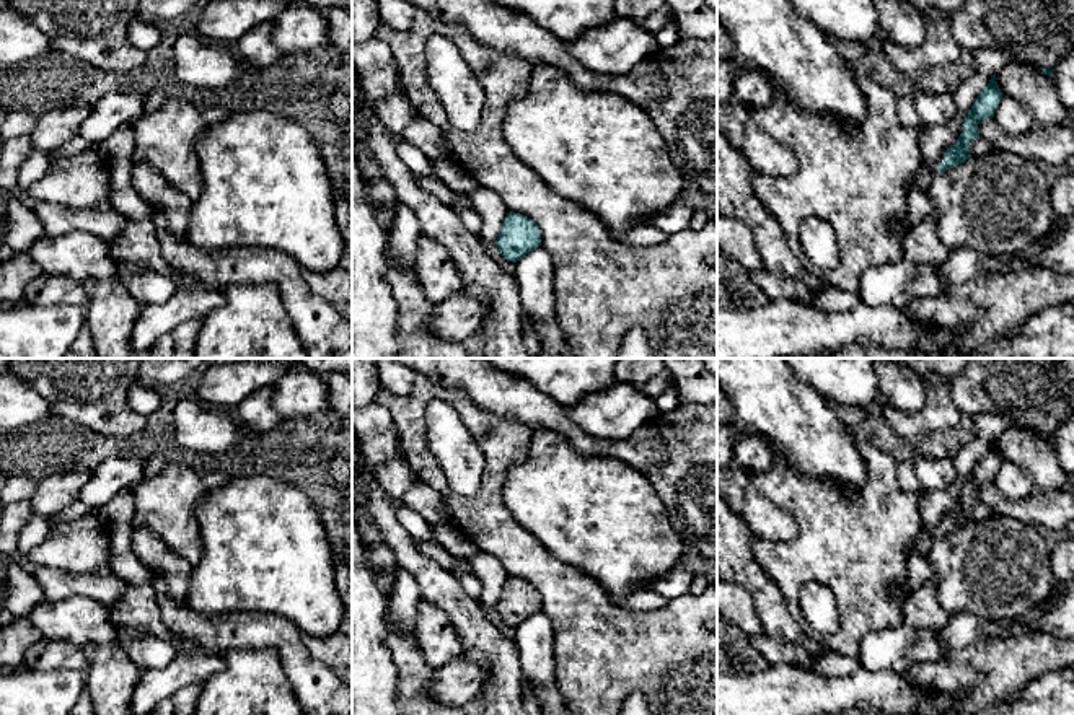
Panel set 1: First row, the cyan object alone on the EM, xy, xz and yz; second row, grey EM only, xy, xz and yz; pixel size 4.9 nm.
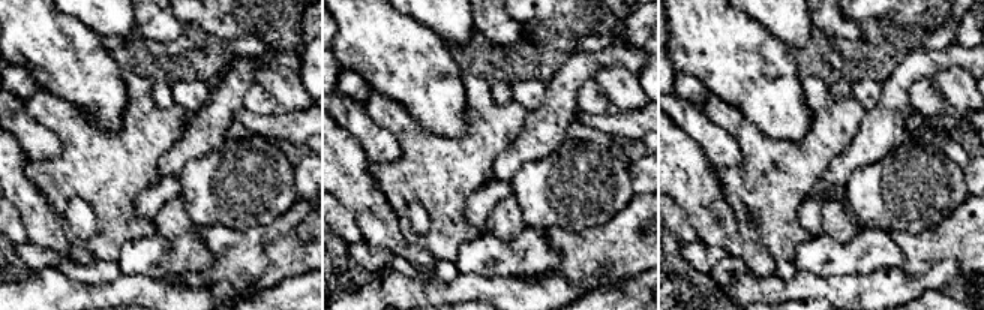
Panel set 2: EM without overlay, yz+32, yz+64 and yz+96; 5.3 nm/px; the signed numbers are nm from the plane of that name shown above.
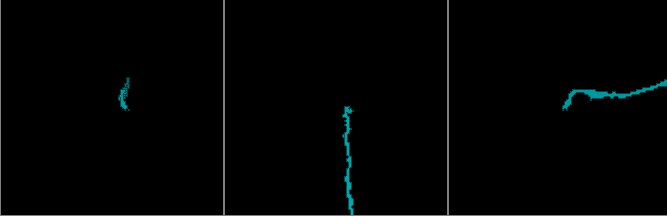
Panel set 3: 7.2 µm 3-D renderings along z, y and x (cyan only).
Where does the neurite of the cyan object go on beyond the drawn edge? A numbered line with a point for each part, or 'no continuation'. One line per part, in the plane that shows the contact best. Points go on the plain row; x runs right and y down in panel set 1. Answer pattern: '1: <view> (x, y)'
1: yz (921, 543)

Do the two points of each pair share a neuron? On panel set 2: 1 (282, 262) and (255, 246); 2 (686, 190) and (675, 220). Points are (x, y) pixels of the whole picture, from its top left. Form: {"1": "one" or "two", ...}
{"1": "one", "2": "two"}

